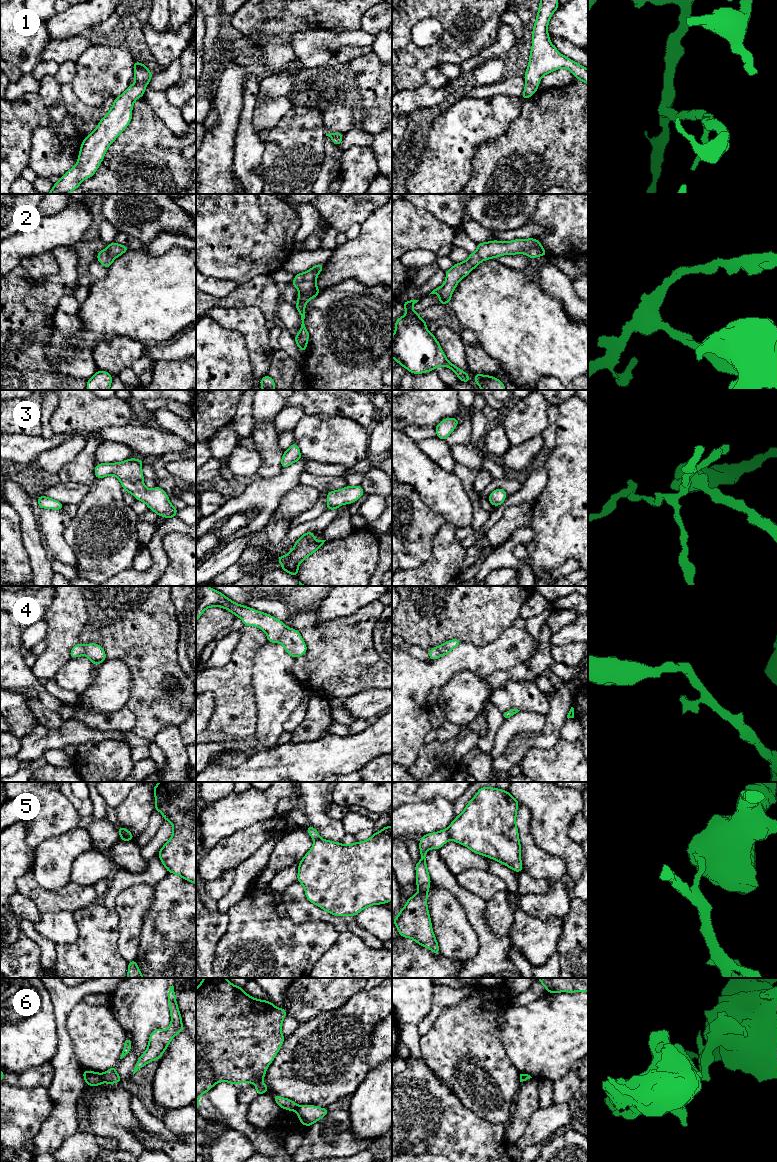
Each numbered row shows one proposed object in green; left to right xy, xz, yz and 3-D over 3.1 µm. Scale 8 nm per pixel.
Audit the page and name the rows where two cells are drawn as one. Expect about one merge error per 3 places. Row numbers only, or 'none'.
5, 6

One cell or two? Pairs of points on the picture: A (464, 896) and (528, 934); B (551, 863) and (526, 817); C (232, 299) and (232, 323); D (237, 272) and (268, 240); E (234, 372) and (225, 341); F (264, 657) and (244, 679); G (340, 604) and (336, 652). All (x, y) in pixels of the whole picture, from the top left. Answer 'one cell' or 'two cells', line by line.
A: two cells
B: one cell
C: two cells
D: one cell
E: one cell
F: two cells
G: two cells

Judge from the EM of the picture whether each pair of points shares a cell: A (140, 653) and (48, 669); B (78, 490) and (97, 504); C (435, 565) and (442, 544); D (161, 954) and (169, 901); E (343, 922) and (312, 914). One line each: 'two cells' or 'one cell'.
A: one cell
B: two cells
C: one cell
D: one cell
E: one cell

